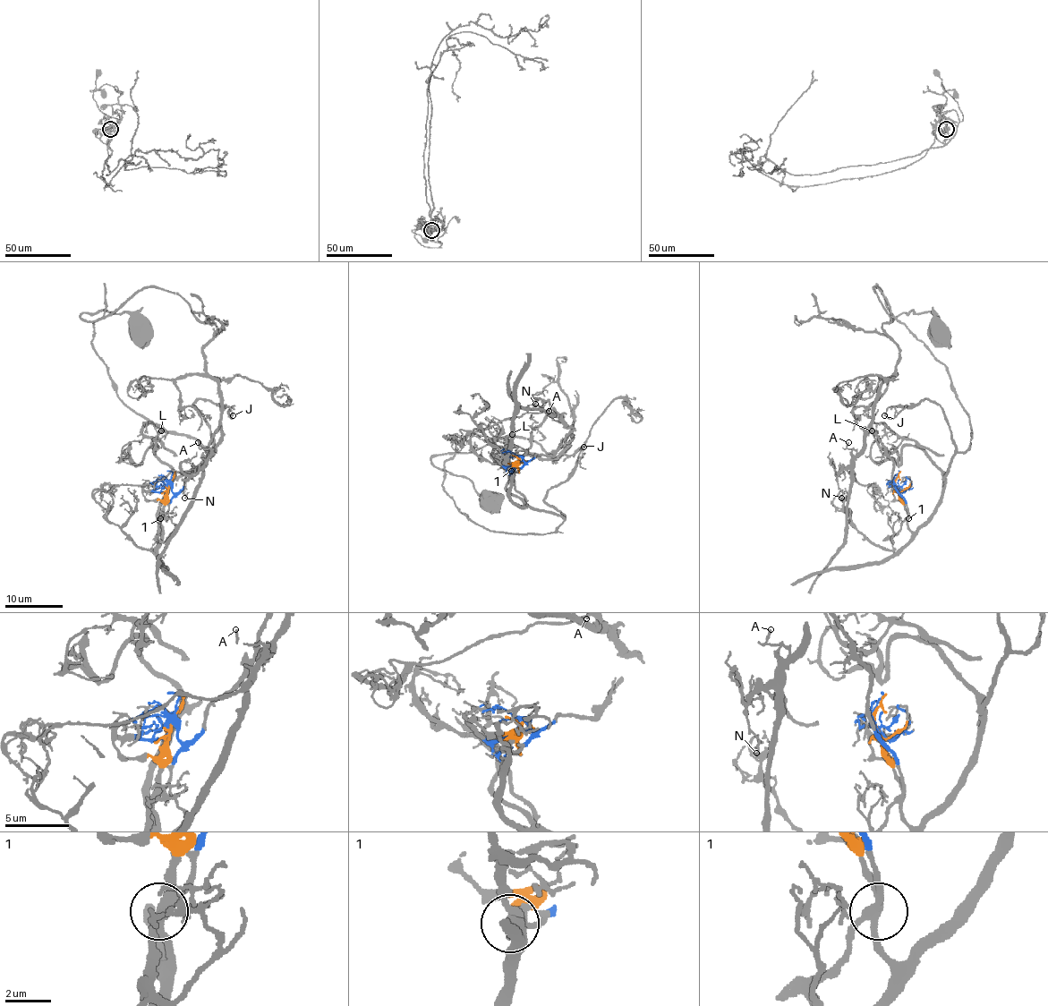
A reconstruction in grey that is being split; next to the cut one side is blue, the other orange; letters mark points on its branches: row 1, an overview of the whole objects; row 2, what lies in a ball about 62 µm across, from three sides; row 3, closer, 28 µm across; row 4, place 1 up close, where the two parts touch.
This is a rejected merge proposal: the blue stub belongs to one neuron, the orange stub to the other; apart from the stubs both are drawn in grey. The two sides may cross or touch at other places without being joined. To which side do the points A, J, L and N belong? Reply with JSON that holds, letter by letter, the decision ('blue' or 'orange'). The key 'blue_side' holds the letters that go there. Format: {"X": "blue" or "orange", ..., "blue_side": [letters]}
{"A": "blue", "J": "orange", "L": "orange", "N": "blue", "blue_side": ["A", "N"]}

